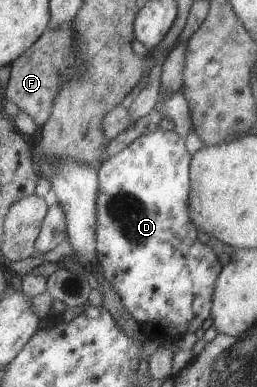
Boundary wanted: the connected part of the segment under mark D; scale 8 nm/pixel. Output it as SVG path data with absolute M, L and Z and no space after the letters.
M162 129L154 132L142 133L134 142L128 144L114 156L103 161L102 166L97 171L99 178L98 204L96 205L97 224L96 226L96 250L98 250L98 261L102 266L102 274L106 282L114 288L118 298L122 300L122 306L126 312L140 324L142 331L147 337L159 338L161 341L175 341L179 338L195 333L202 328L202 324L211 314L213 305L213 292L218 280L218 275L222 272L222 264L218 259L216 252L207 244L200 242L198 239L198 229L190 220L189 213L189 194L191 190L190 178L191 155L186 149L185 139L183 139L175 130L165 131Z

